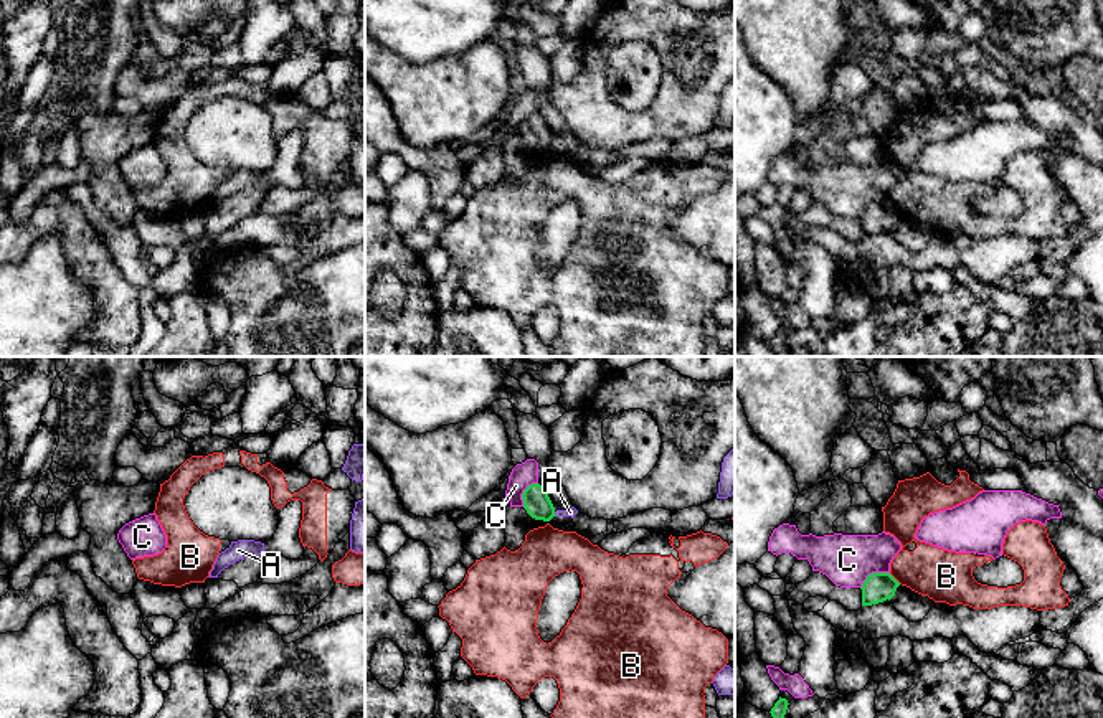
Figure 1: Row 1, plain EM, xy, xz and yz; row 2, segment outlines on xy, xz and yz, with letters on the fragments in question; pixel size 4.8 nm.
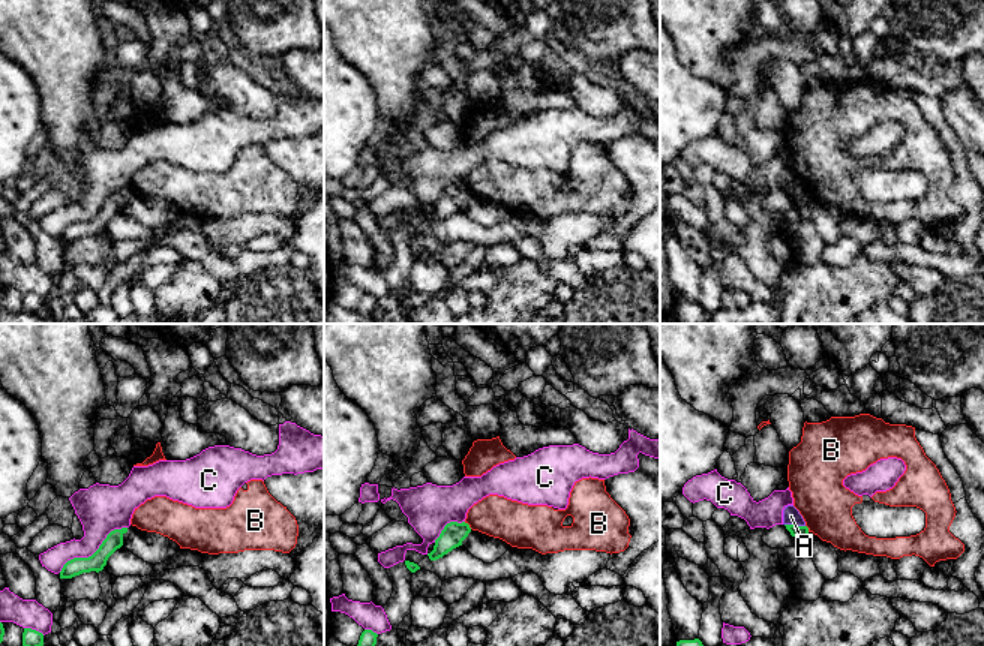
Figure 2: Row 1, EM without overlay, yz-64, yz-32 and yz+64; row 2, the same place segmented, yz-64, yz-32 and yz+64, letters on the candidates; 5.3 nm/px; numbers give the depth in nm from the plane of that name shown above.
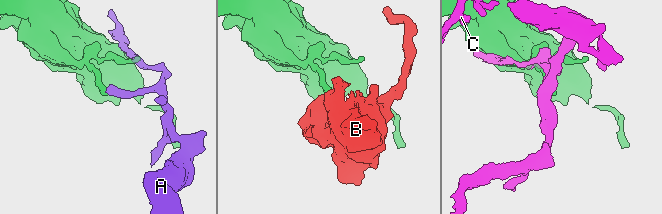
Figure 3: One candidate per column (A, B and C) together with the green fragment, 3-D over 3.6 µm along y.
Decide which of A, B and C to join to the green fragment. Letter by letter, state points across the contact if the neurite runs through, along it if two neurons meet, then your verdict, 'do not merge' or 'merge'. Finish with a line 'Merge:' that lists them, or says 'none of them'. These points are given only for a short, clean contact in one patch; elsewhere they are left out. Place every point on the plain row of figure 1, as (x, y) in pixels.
A: do not merge
B: along yz (889, 203), (900, 213) | do not merge
C: do not merge
Merge: none of them

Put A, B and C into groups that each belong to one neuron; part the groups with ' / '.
A / B / C

